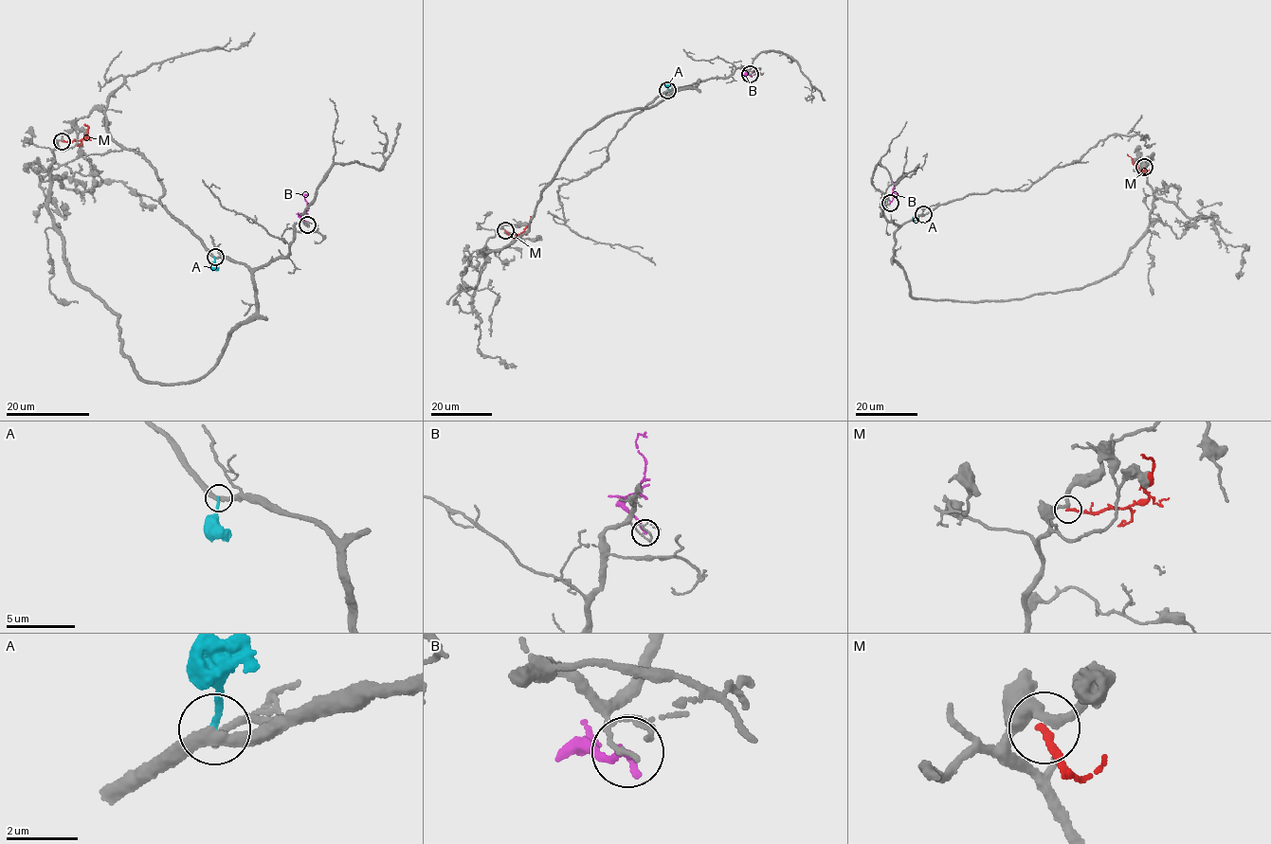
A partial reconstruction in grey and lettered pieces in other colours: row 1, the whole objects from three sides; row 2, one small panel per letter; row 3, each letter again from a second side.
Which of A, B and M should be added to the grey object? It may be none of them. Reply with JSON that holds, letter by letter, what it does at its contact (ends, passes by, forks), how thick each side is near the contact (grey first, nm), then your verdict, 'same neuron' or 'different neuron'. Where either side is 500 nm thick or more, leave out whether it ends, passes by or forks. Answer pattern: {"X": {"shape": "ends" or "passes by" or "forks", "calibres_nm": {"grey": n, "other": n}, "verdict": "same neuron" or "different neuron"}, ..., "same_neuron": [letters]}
{"A": {"shape": "ends", "calibres_nm": {"grey": 320, "other": 170}, "verdict": "different neuron"}, "B": {"shape": "ends", "calibres_nm": {"grey": 140, "other": 170}, "verdict": "different neuron"}, "M": {"shape": "ends", "calibres_nm": {"grey": 260, "other": 200}, "verdict": "different neuron"}, "same_neuron": []}

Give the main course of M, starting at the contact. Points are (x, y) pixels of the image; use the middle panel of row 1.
M: (505, 231), (510, 235), (520, 235), (530, 223), (531, 216)

